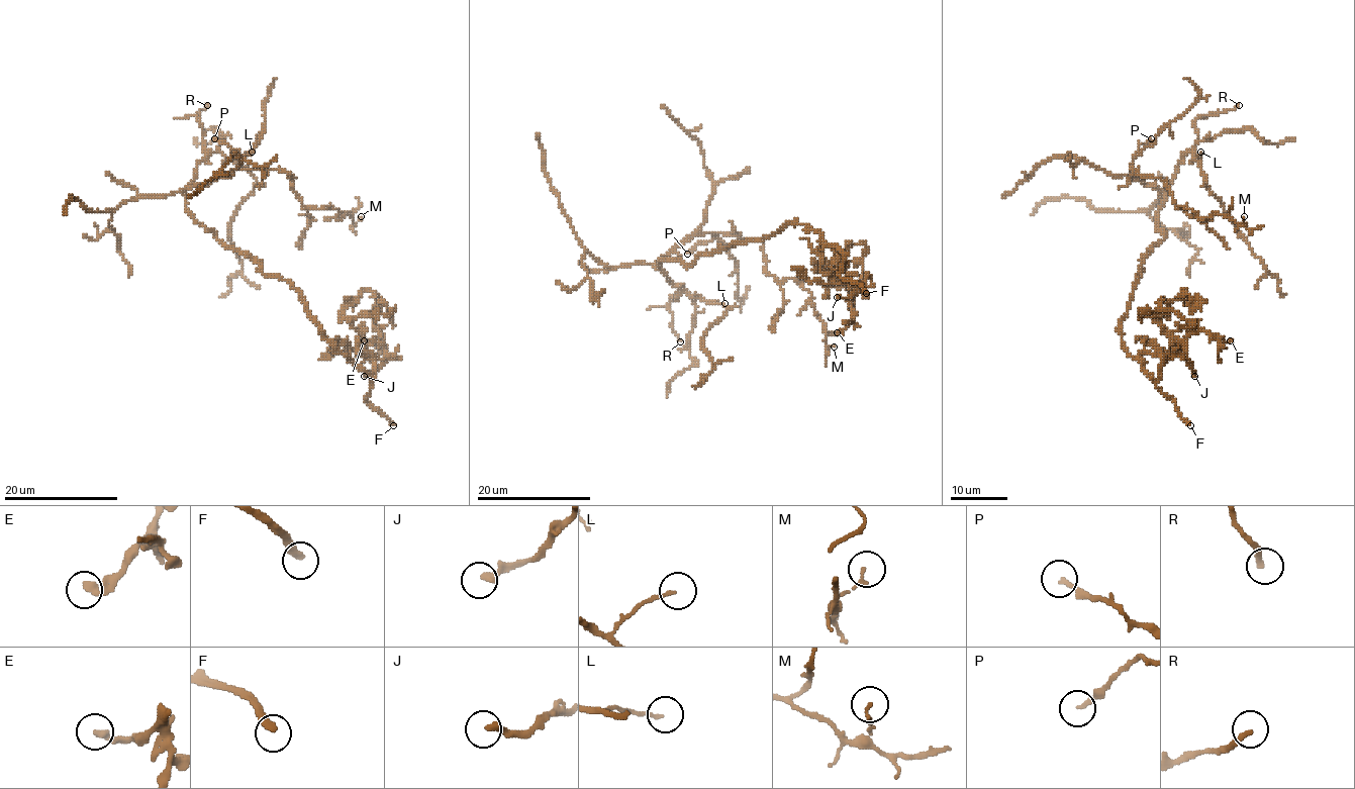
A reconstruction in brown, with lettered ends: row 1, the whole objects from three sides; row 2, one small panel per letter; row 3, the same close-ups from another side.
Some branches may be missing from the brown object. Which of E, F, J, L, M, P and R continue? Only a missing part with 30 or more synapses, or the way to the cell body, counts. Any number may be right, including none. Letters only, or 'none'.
F, R

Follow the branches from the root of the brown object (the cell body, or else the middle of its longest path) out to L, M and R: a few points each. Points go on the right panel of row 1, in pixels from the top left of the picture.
L: (1151, 250), (1163, 238), (1158, 229), (1158, 211), (1165, 187), (1182, 159), (1193, 153), (1198, 162), (1200, 152)
M: (1151, 250), (1163, 238), (1165, 193), (1132, 169), (1198, 218), (1244, 216)
R: (1151, 250), (1163, 238), (1158, 229), (1158, 211), (1177, 163), (1194, 145), (1196, 120), (1239, 105)

